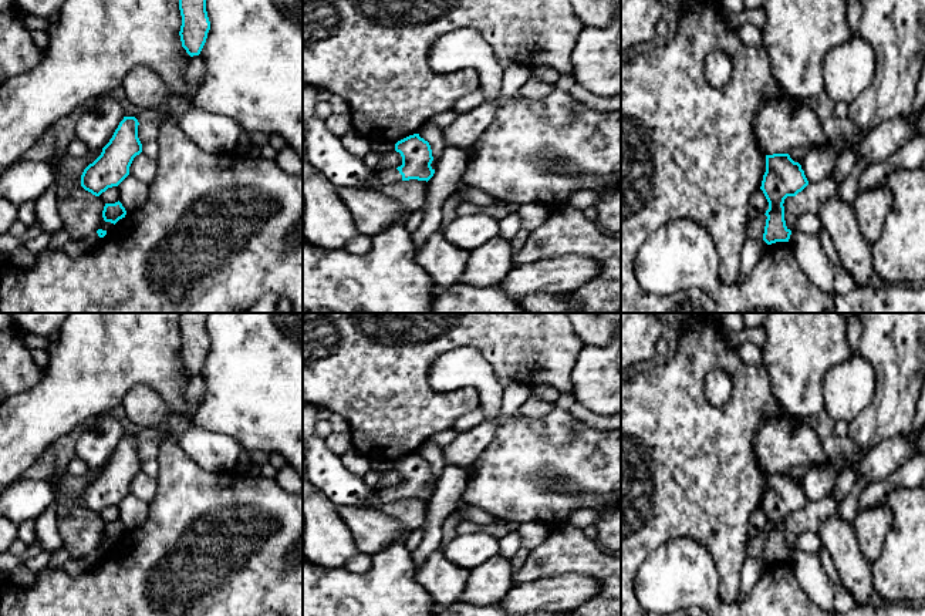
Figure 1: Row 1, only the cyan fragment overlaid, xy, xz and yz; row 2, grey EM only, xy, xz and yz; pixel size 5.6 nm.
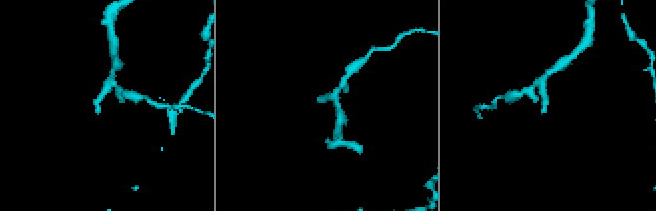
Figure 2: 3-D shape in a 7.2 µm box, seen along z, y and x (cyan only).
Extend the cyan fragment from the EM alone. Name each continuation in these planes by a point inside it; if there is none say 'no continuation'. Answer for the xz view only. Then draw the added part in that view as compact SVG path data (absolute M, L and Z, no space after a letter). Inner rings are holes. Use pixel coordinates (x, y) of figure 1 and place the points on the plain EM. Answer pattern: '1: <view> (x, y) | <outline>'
1: xz (381, 497) | M396 487L389 488L375 488L374 494L361 505L357 505L361 509L378 509L382 505L396 502L402 499L402 494Z

